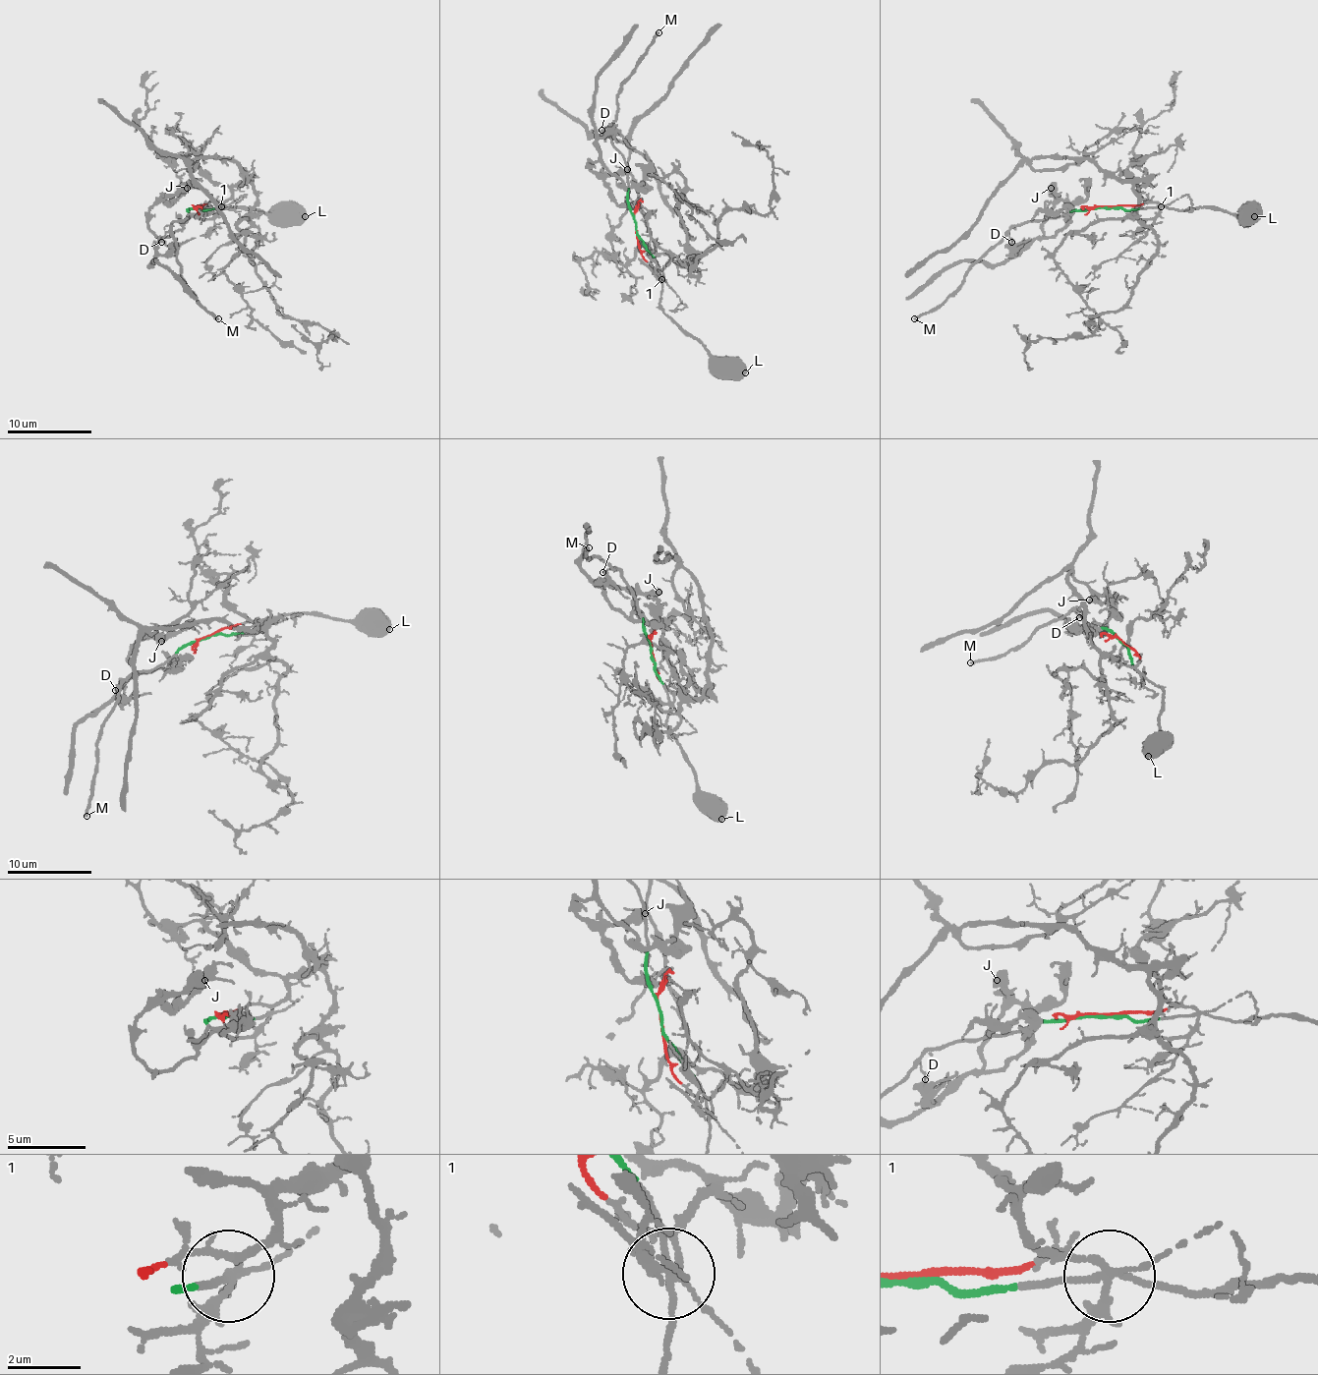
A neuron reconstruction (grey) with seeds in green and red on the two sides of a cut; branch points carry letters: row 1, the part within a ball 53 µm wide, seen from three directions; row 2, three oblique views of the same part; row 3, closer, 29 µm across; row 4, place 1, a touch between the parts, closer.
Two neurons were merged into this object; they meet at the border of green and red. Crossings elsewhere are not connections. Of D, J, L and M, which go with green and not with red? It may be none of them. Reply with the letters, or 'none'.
D, J, L, M

